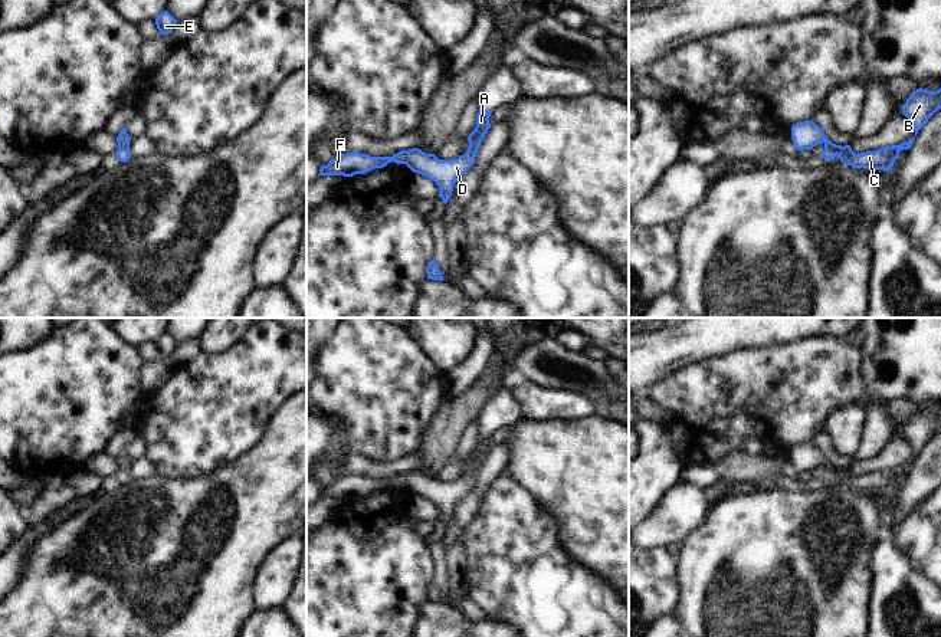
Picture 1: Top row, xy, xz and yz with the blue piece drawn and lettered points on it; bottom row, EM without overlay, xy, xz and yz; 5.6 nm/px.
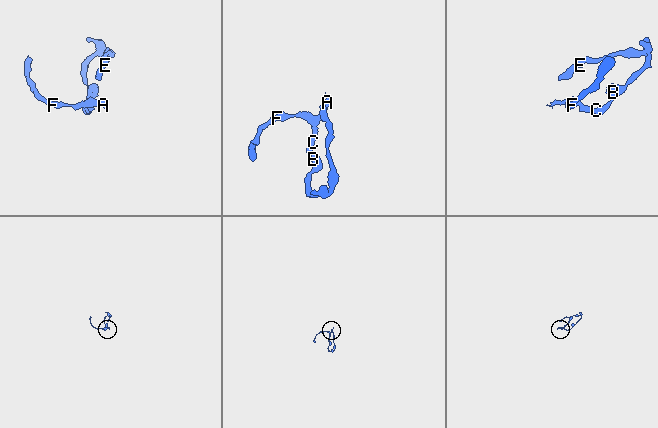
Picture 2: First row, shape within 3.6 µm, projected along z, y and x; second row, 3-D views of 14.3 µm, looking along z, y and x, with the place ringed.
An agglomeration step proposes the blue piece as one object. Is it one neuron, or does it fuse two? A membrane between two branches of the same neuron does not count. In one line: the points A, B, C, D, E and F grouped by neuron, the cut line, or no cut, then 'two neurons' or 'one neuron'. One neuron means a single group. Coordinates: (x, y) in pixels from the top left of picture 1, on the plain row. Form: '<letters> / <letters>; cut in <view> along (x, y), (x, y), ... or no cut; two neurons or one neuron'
A B C D E F; no cut; one neuron

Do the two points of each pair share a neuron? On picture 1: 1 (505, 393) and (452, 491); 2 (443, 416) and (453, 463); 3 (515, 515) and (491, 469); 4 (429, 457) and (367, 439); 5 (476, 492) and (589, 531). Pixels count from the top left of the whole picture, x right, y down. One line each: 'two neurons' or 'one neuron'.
1: one neuron
2: two neurons
3: two neurons
4: two neurons
5: two neurons

